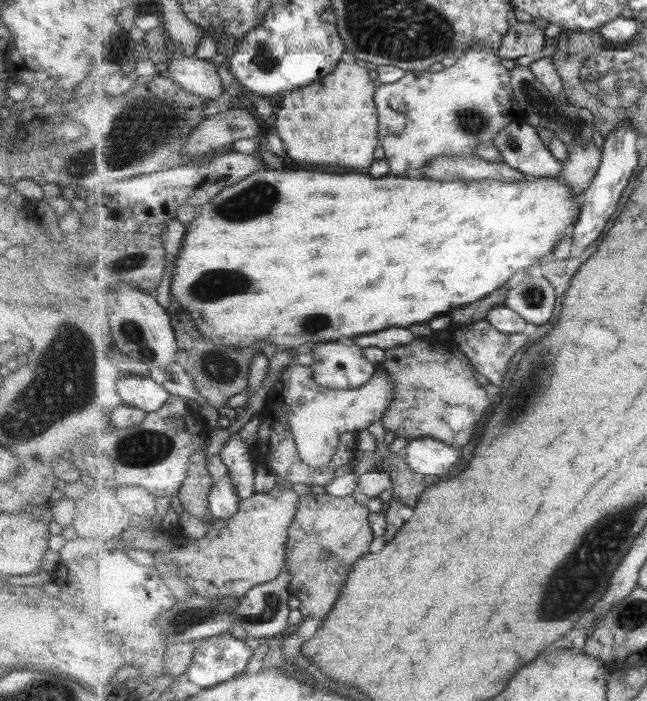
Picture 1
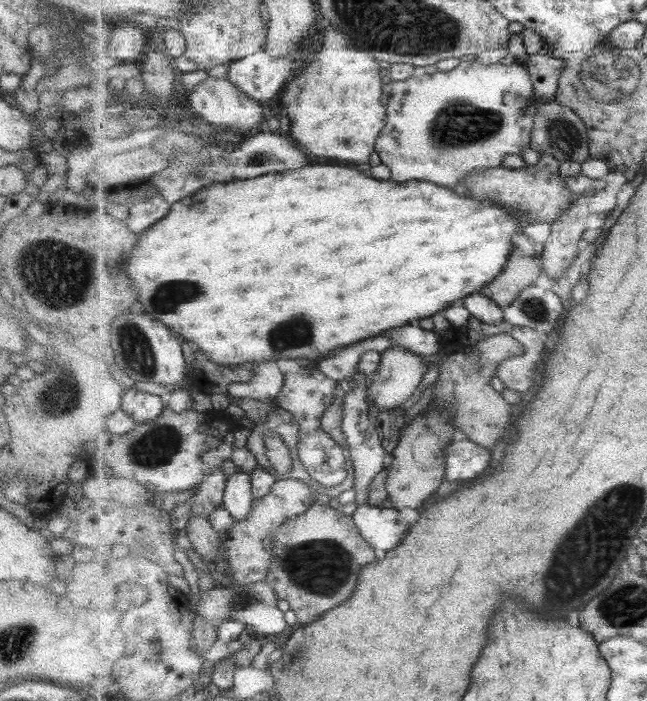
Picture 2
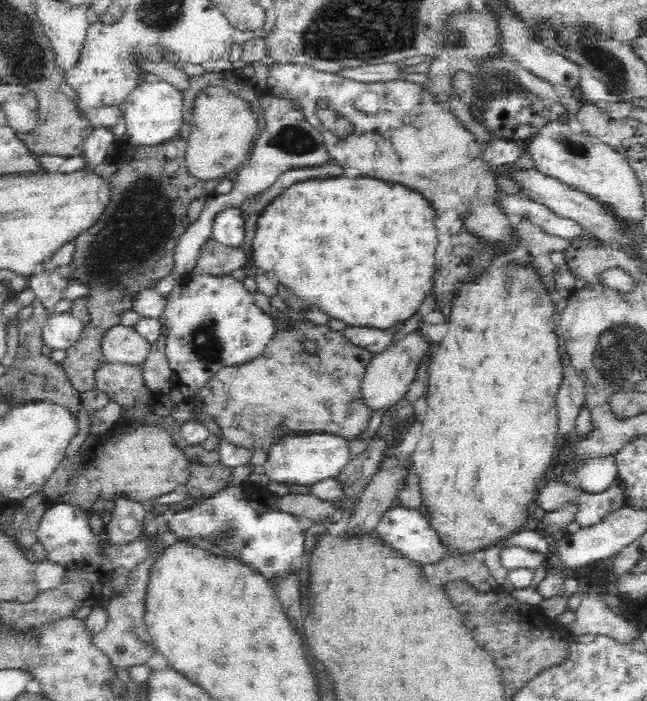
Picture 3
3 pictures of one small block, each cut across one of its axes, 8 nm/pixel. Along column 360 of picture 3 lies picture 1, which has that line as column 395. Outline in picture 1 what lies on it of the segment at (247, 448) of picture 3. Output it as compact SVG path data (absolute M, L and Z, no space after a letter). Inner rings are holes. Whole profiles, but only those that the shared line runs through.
M424 329L419 339L407 346L389 348L386 350L387 359L378 366L383 369L396 384L394 402L387 409L382 420L383 428L392 431L397 437L418 439L434 437L455 447L471 444L479 422L487 417L487 410L491 408L494 398L475 378L476 368L470 359L459 349L453 337L439 341L433 329Z

